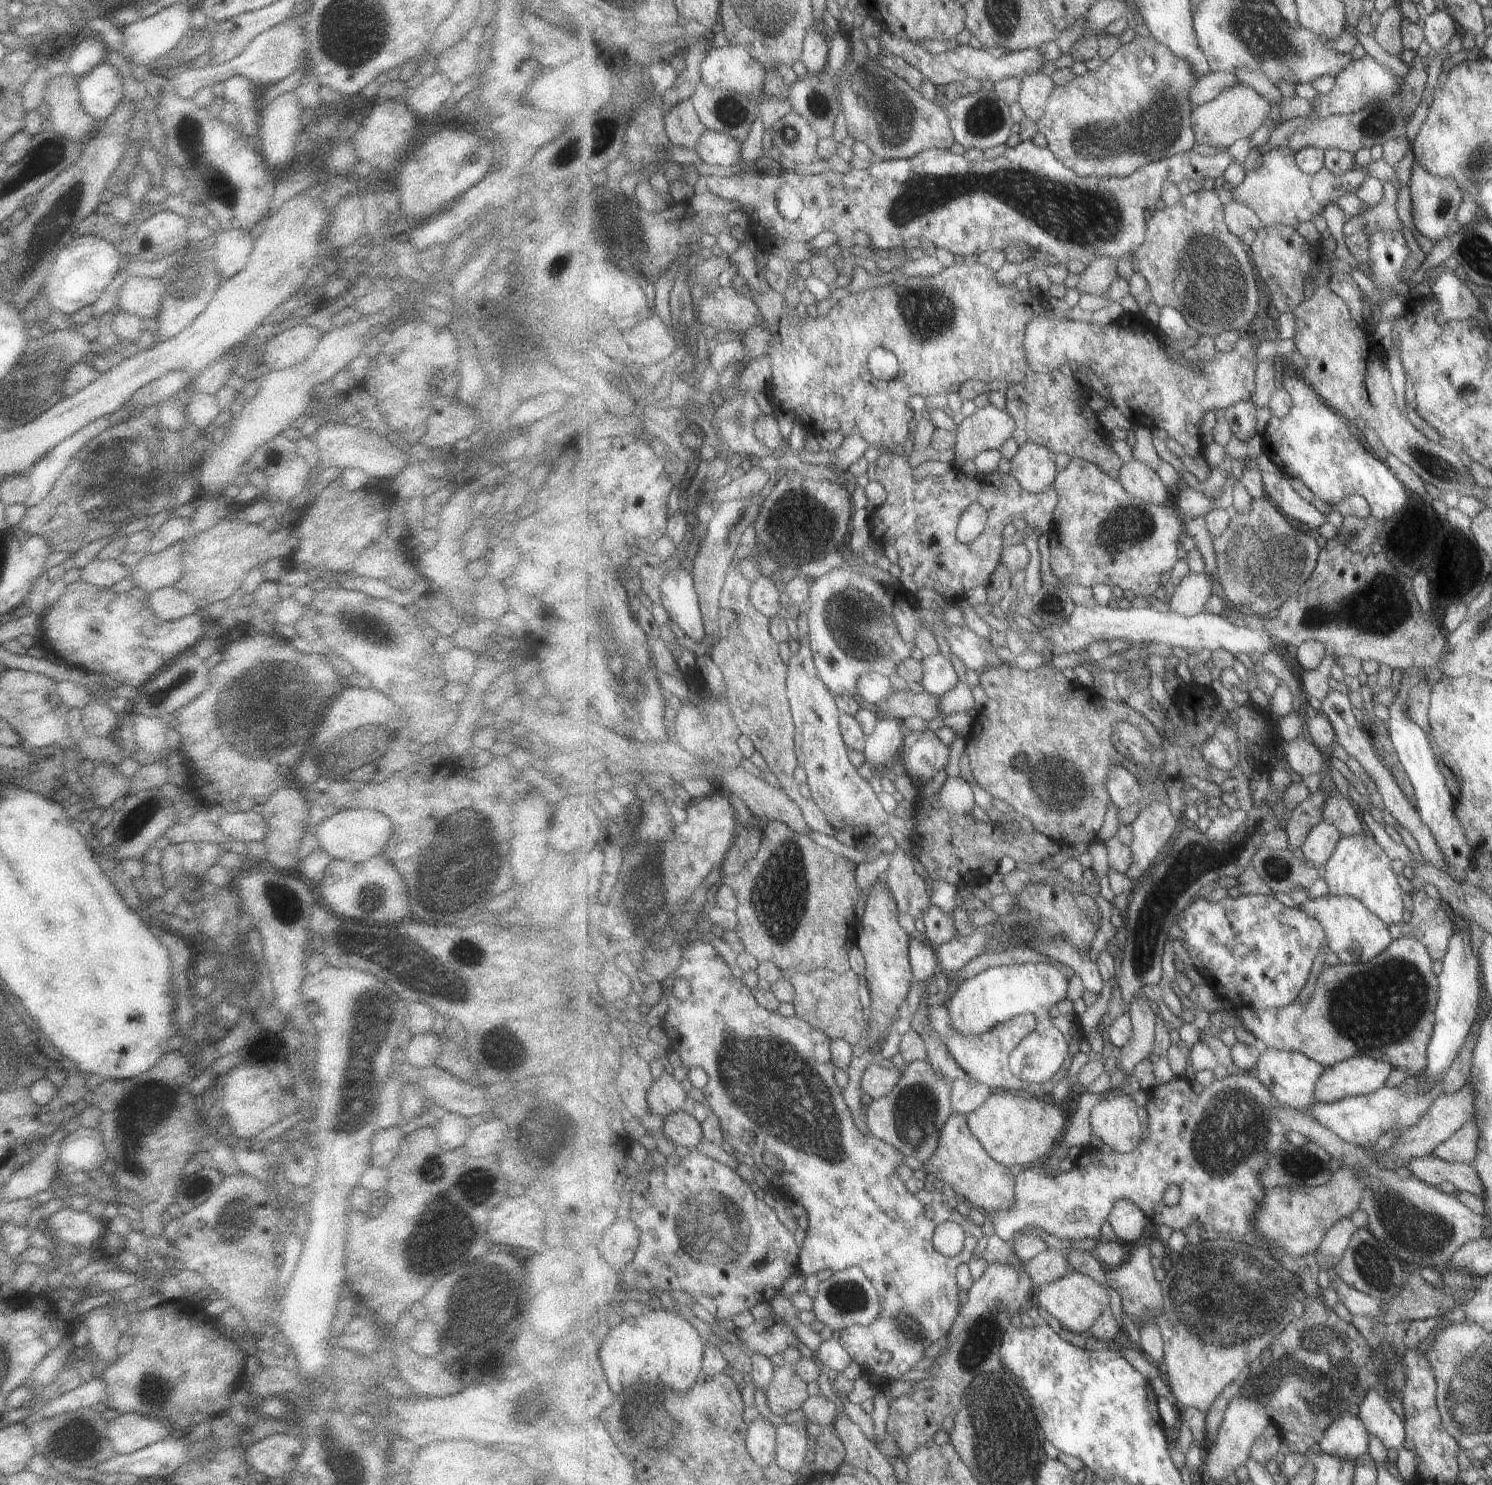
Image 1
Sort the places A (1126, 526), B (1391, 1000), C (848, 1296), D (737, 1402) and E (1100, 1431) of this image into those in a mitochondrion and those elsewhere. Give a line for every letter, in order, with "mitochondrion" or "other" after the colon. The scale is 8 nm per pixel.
A: mitochondrion
B: mitochondrion
C: mitochondrion
D: other
E: other

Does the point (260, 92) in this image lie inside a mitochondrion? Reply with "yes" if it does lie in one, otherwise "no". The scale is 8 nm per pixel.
no

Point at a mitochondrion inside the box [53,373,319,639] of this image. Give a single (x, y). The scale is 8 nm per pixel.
(116, 480)

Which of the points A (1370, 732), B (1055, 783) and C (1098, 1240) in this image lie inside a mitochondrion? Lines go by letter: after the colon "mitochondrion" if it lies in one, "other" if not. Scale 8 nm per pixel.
A: other
B: mitochondrion
C: other

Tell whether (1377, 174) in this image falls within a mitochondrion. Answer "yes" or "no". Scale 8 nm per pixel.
no

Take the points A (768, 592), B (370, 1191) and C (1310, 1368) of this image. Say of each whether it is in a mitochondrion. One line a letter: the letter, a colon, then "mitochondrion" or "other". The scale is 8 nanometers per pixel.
A: other
B: other
C: mitochondrion

